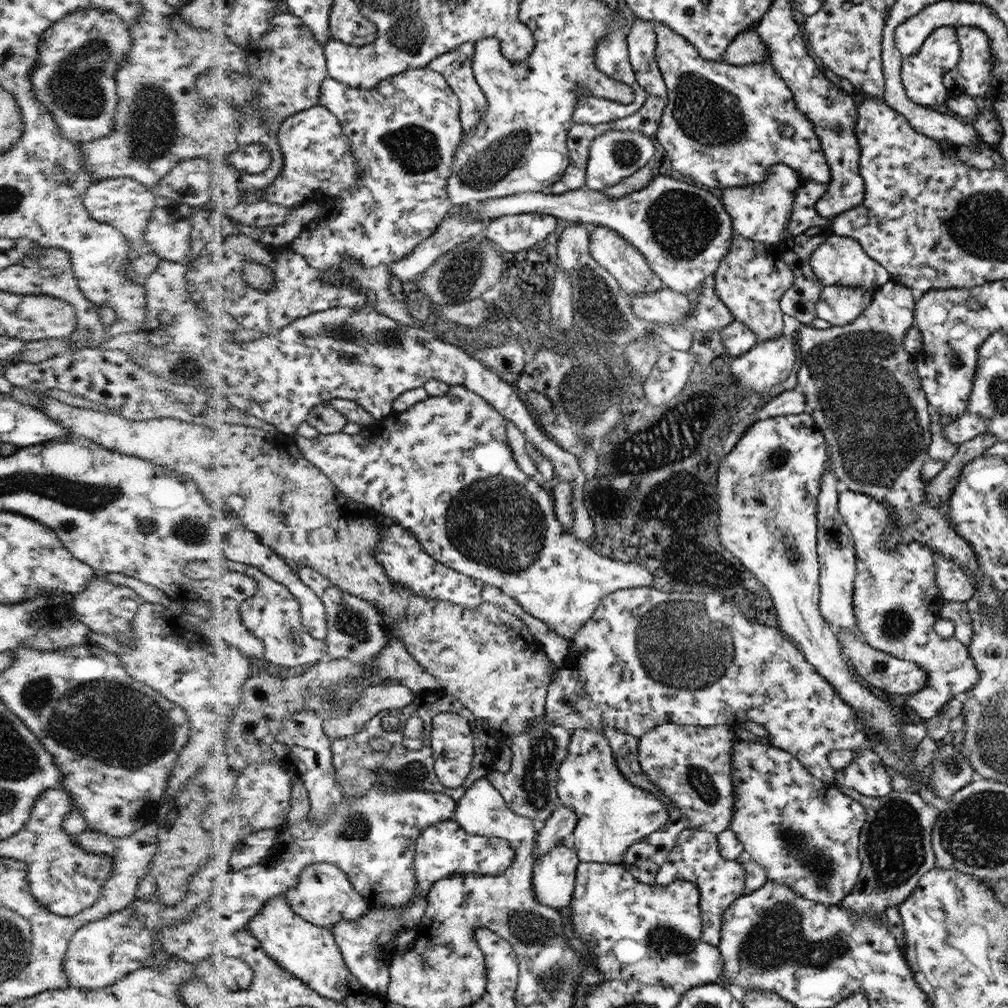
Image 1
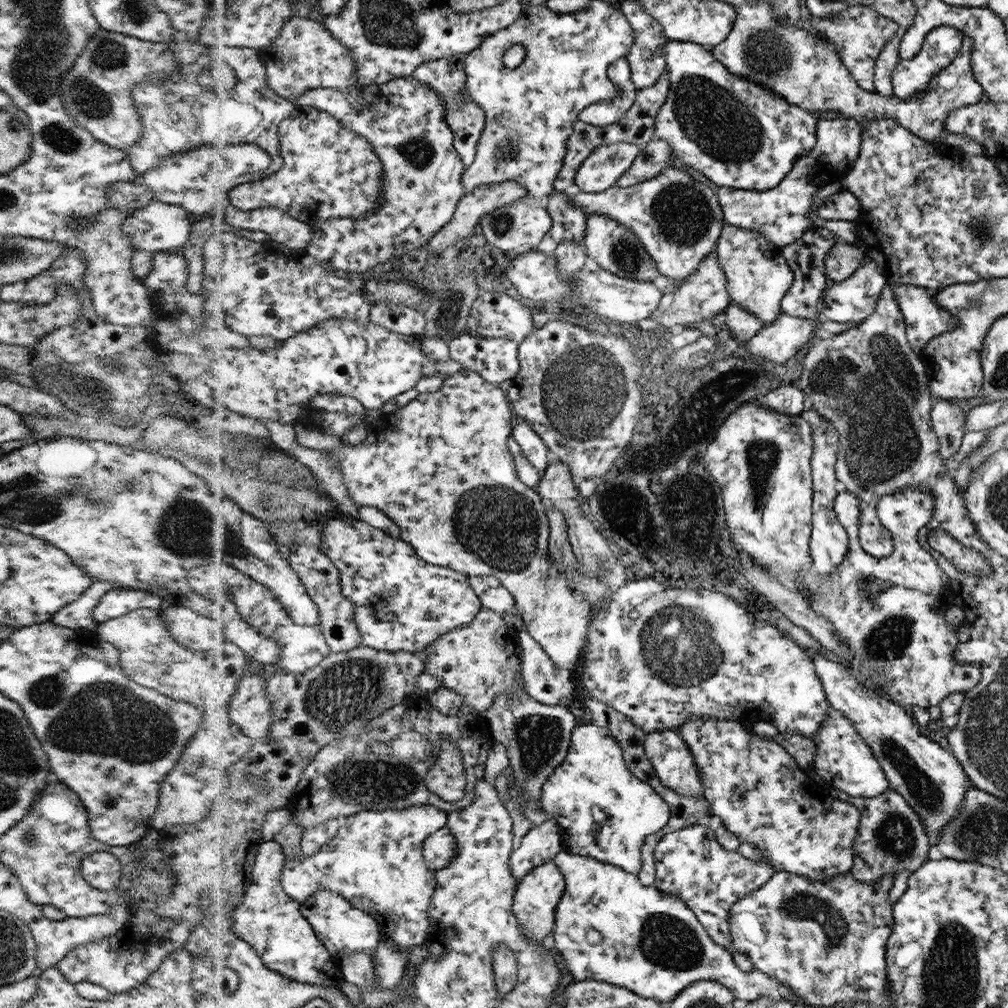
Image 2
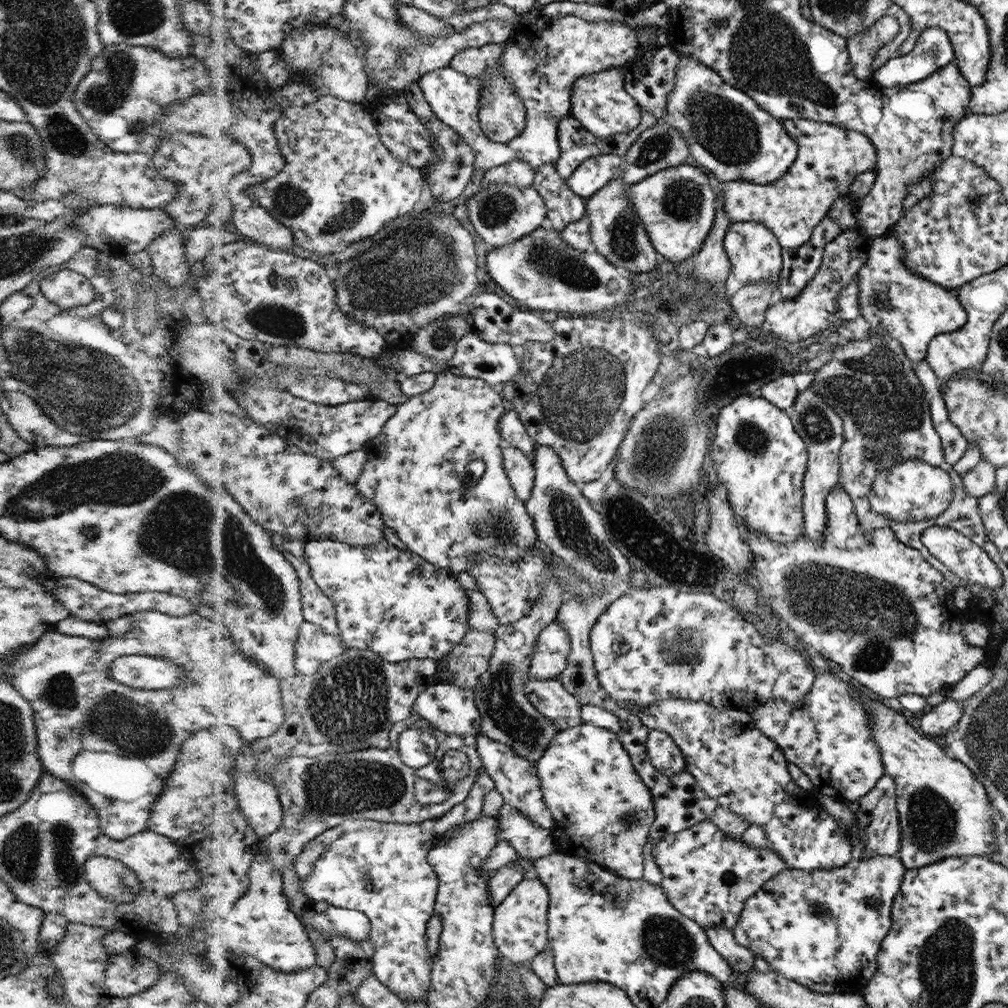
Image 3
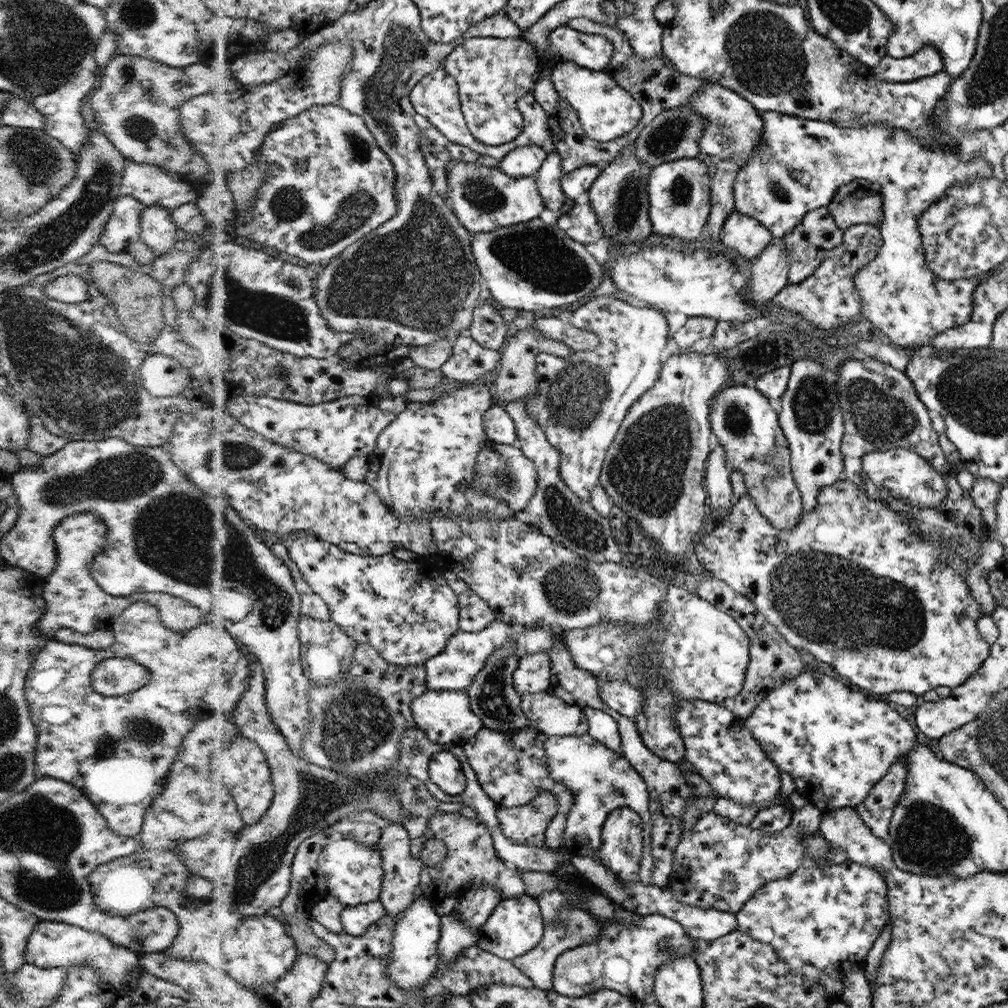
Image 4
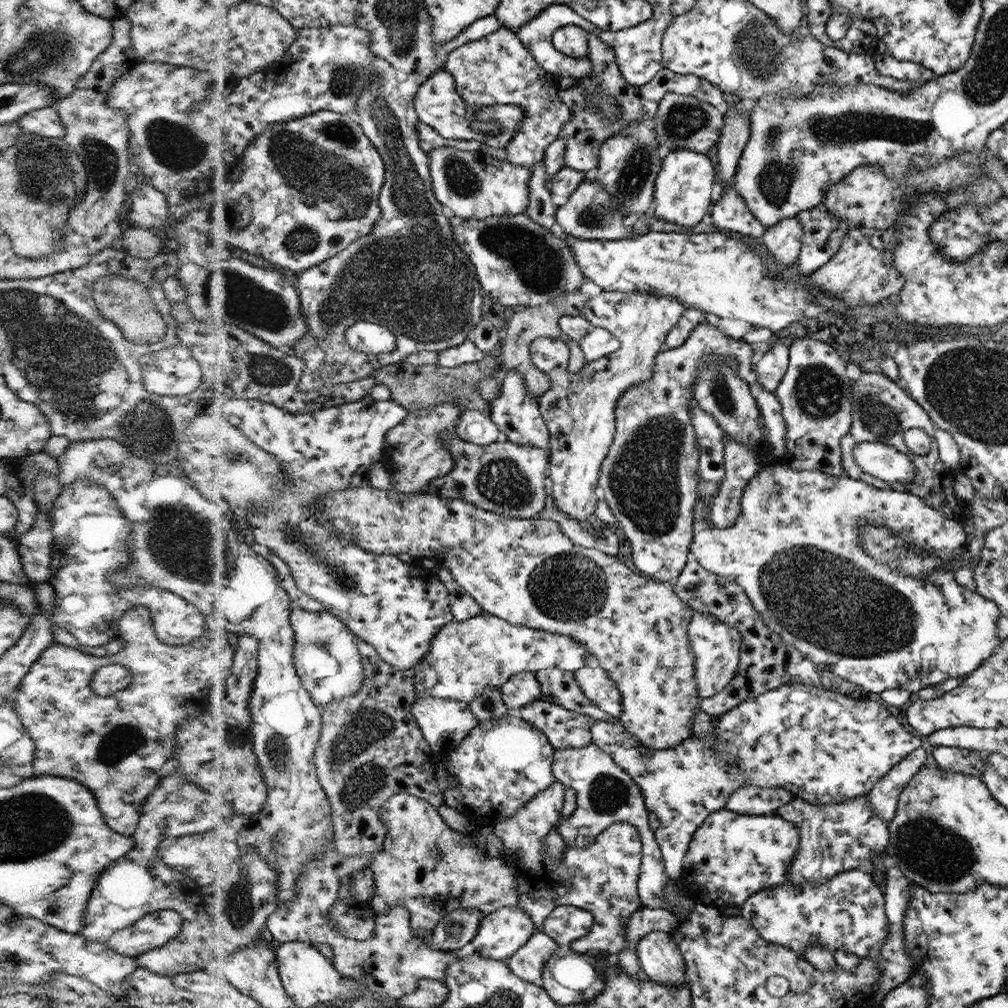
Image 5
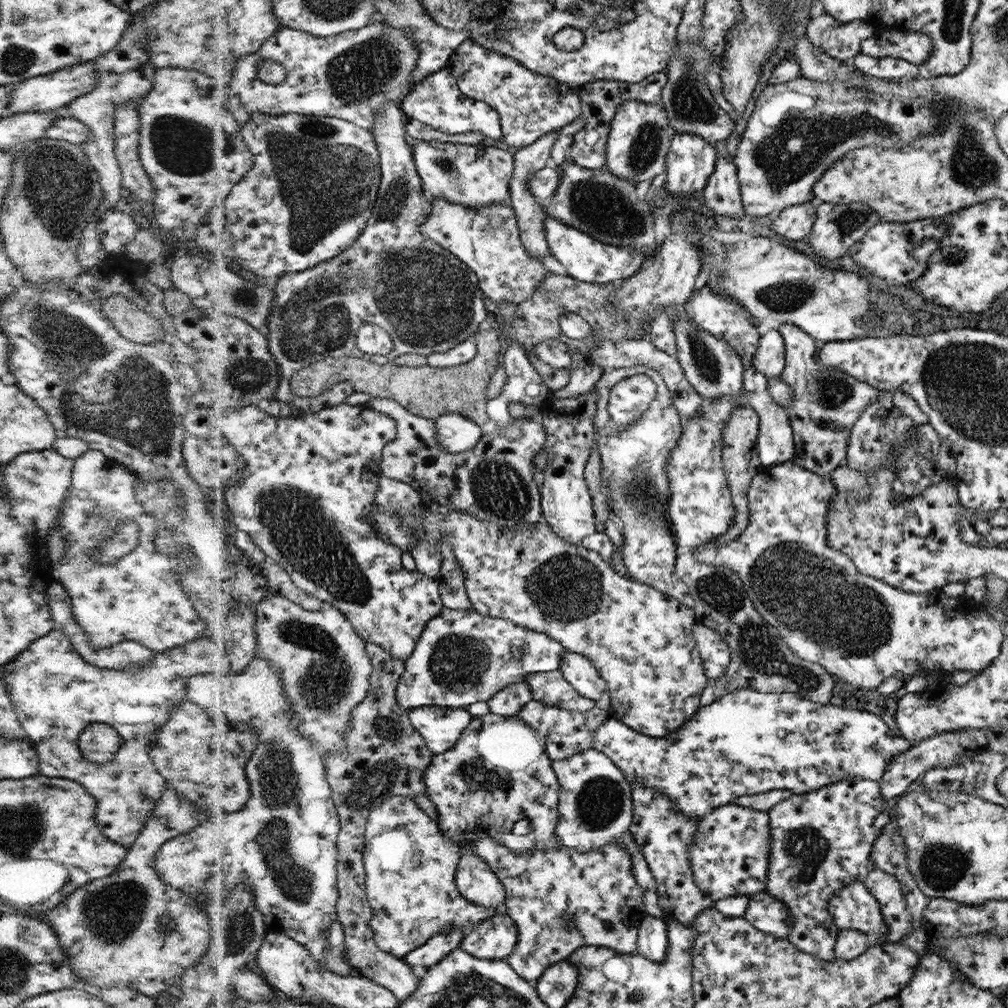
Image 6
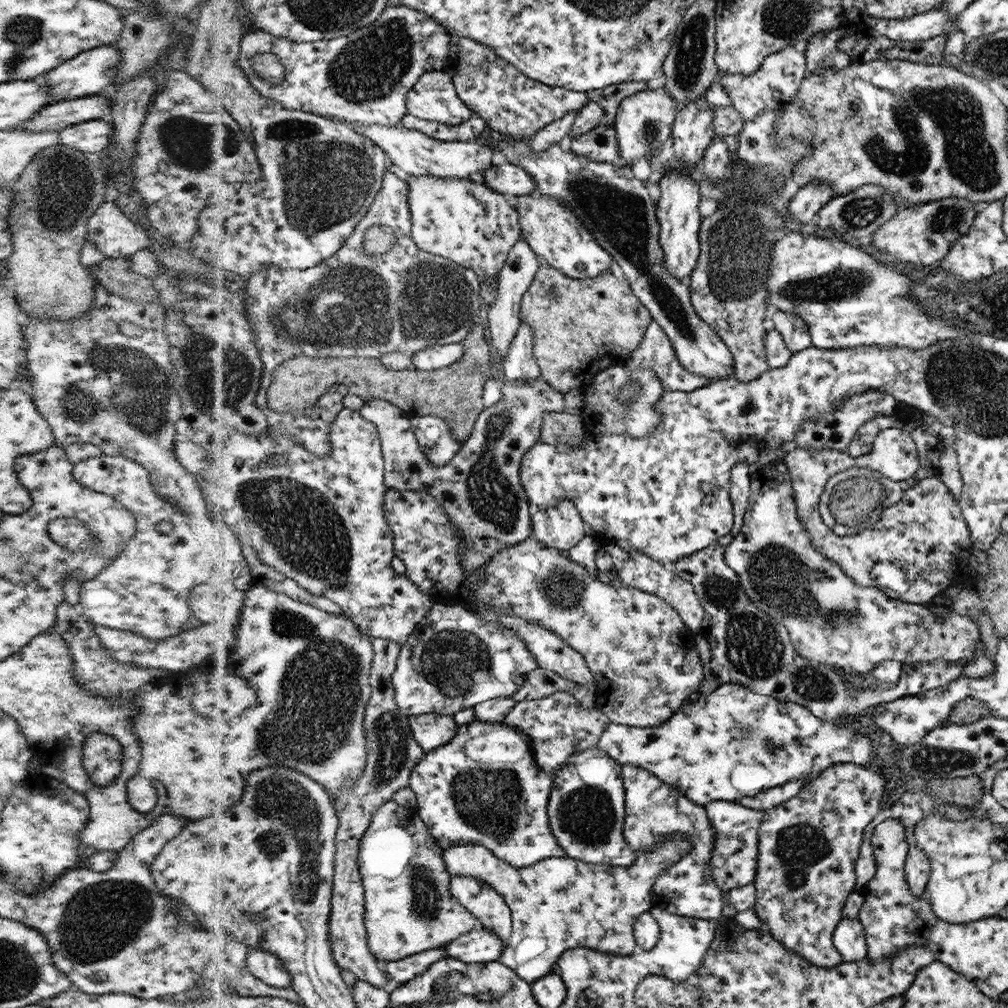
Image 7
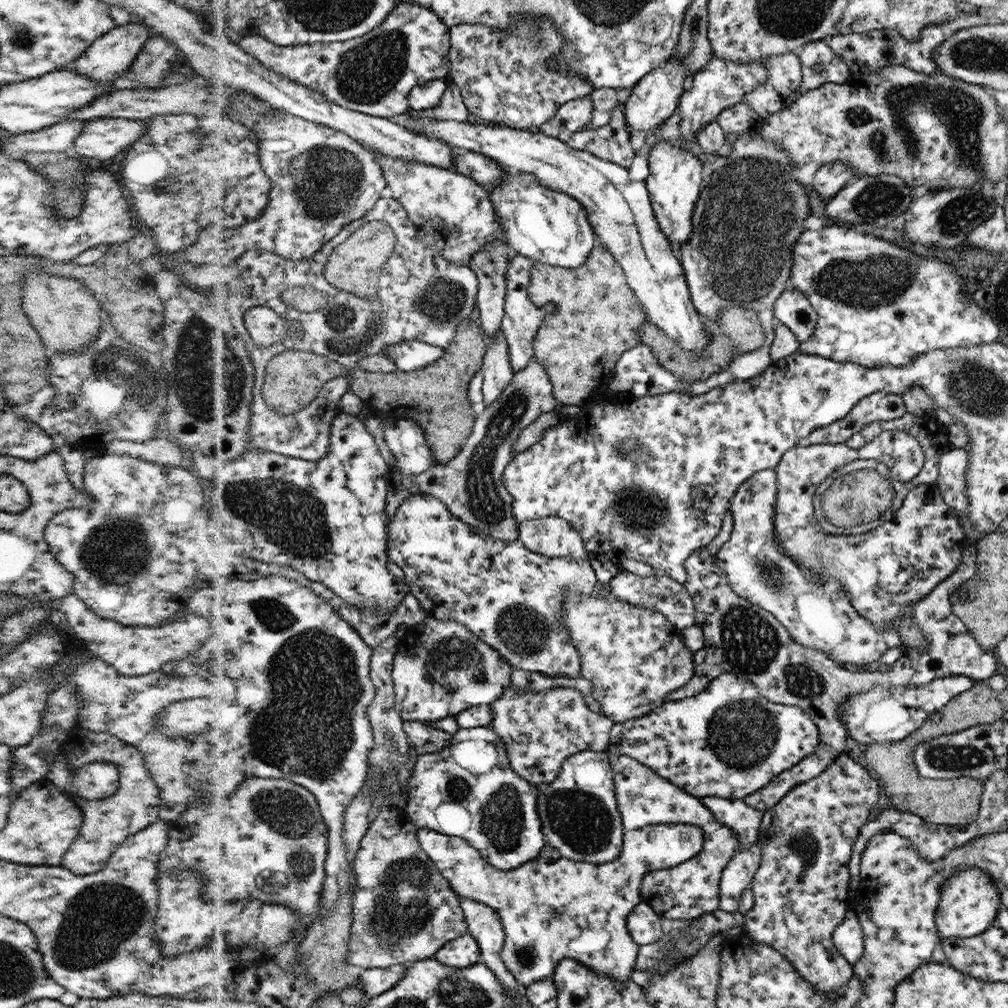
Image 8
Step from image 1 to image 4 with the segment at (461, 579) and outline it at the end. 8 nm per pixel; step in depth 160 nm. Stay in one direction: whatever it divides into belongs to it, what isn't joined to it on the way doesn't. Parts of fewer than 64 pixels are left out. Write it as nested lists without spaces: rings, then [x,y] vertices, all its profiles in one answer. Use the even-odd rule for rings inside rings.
[[[298,532],[286,537],[277,534],[277,537],[280,544],[289,549],[289,556],[301,569],[313,592],[327,602],[332,620],[359,644],[374,646],[391,664],[402,667],[423,665],[433,656],[440,655],[447,648],[449,639],[460,630],[460,601],[443,574],[425,571],[415,560],[400,560],[393,553],[383,556],[351,554],[338,545],[312,537],[310,532]]]

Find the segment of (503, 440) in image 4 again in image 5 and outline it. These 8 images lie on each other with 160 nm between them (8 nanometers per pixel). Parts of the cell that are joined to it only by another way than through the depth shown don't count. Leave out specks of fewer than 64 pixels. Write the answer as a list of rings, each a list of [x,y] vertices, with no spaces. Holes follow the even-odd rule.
[[[473,410],[461,411],[460,419],[456,422],[456,434],[462,441],[475,445],[490,445],[502,439],[490,416]]]

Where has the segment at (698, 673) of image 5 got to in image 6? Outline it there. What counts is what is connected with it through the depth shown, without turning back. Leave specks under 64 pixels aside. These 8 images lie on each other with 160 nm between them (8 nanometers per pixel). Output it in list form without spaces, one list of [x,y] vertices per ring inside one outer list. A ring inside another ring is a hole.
[[[699,622],[692,627],[696,648],[700,653],[700,660],[704,665],[704,675],[708,682],[723,676],[731,659],[731,651],[727,640],[720,636],[716,629],[709,628]]]

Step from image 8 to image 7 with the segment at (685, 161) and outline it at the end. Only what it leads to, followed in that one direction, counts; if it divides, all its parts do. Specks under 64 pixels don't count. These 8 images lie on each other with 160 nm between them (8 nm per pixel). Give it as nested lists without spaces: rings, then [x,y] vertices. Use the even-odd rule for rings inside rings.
[[[666,169],[660,178],[659,198],[657,198],[657,220],[660,221],[660,247],[664,251],[665,268],[669,274],[687,281],[696,267],[696,260],[700,254],[699,241],[699,212],[697,212],[697,186],[684,170]]]

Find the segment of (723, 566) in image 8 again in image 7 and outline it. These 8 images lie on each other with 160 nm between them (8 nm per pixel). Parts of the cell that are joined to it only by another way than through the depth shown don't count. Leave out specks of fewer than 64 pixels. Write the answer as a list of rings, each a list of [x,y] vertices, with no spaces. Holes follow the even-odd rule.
[[[775,460],[749,476],[748,506],[742,517],[740,532],[725,548],[724,560],[739,577],[740,587],[748,595],[748,600],[786,628],[797,655],[827,665],[855,680],[872,672],[882,660],[896,660],[901,665],[914,666],[915,663],[937,659],[964,663],[965,659],[969,661],[983,655],[977,621],[953,610],[937,617],[928,606],[893,599],[878,586],[857,586],[839,564],[817,552],[808,530],[801,523],[800,514],[797,514],[792,480],[792,472],[781,460]]]

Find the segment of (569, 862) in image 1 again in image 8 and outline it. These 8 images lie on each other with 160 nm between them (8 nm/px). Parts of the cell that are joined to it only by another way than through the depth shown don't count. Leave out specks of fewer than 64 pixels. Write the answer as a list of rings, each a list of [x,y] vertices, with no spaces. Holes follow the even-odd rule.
[[[467,933],[444,944],[444,948],[441,948],[435,956],[443,965],[459,969],[472,967],[480,962],[480,952],[475,937]]]

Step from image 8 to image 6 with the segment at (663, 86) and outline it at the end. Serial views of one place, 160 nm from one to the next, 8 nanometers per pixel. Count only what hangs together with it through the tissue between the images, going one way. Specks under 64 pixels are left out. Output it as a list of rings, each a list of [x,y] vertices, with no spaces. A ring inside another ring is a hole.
[[[638,100],[622,102],[615,111],[605,143],[606,171],[636,185],[655,176],[663,176],[669,140],[675,134],[667,126],[668,115],[663,105]]]

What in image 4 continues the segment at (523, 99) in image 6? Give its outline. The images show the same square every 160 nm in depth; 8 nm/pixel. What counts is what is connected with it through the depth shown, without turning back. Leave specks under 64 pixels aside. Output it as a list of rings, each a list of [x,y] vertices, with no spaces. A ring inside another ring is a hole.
[[[475,37],[461,41],[444,61],[444,70],[456,77],[460,85],[460,101],[462,104],[463,120],[468,126],[469,133],[481,141],[481,144],[497,146],[516,139],[520,135],[524,121],[517,109],[521,96],[532,92],[540,74],[540,64],[535,49],[523,38]],[[527,145],[514,148],[497,163],[497,168],[507,176],[521,178],[535,174],[547,154],[540,146]]]

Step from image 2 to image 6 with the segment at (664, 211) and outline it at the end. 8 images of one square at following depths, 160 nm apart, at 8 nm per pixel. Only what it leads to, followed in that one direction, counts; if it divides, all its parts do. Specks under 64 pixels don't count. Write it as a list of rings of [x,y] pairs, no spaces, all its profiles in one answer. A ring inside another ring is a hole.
[[[675,133],[672,136],[672,143],[668,146],[668,154],[665,157],[665,168],[662,176],[664,188],[667,190],[667,197],[673,196],[675,200],[692,198],[692,192],[699,192],[705,188],[708,176],[715,170],[715,150],[713,143],[695,136],[695,134]]]

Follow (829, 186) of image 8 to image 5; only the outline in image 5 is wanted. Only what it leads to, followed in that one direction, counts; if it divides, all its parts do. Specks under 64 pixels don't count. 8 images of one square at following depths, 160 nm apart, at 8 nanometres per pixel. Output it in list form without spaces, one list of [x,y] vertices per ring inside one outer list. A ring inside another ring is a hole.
[[[791,217],[781,219],[773,227],[766,227],[760,236],[761,244],[764,243],[765,250],[769,252],[769,260],[773,264],[772,269],[779,273],[784,266],[791,264],[798,257],[803,229],[799,219]]]

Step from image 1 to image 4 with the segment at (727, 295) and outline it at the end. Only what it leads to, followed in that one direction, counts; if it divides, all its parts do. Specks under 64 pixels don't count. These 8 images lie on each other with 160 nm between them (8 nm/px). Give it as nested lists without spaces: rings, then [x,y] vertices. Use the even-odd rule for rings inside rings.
[[[733,209],[721,225],[719,239],[743,258],[754,260],[772,242],[772,234],[754,218]]]

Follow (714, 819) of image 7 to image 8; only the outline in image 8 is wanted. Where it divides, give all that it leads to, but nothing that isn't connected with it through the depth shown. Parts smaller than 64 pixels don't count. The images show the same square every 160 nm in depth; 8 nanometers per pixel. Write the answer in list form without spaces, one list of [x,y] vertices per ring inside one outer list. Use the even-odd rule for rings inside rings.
[[[704,796],[700,800],[717,821],[736,833],[737,851],[744,851],[759,839],[762,812],[745,804],[742,799],[729,800],[725,797]]]

